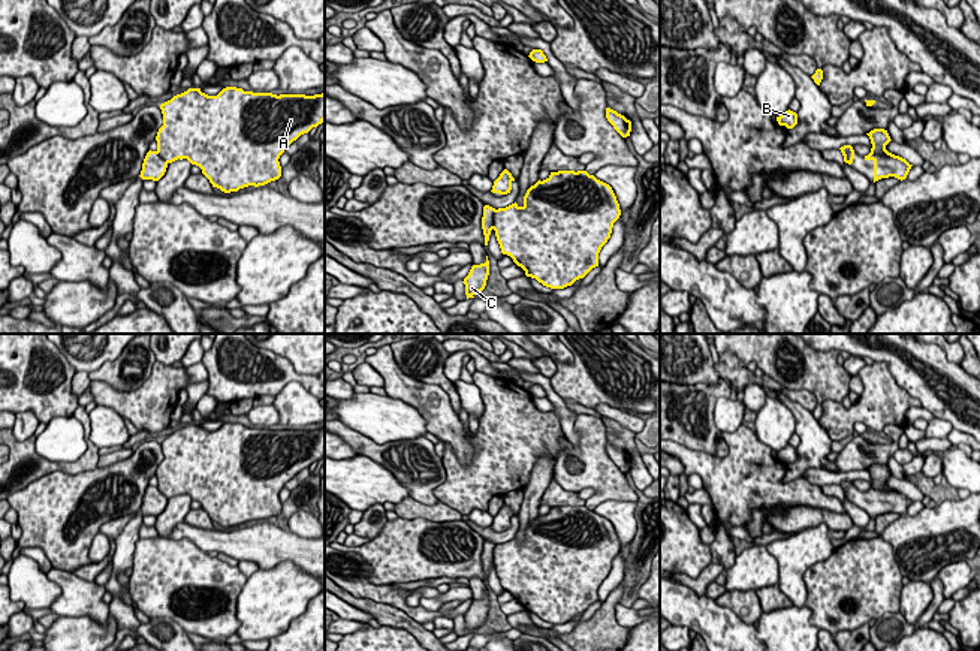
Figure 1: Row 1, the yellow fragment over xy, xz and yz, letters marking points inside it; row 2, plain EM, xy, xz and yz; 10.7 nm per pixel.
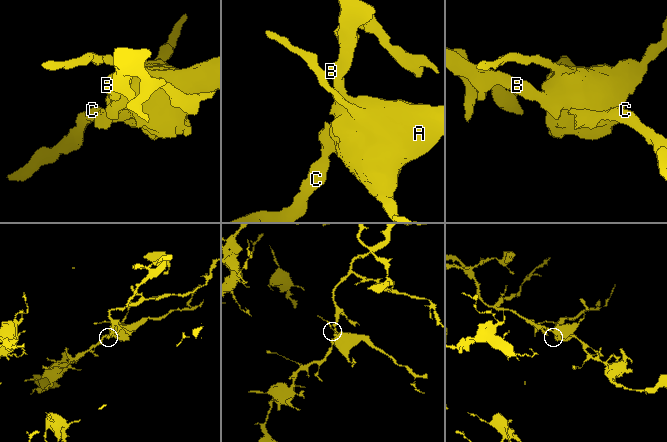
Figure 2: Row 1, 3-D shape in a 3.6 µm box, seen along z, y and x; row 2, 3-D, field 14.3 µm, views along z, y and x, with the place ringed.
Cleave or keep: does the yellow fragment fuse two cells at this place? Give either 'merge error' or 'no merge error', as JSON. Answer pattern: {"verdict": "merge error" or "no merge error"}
{"verdict": "no merge error"}

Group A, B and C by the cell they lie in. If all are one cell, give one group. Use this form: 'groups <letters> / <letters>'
groups A B C

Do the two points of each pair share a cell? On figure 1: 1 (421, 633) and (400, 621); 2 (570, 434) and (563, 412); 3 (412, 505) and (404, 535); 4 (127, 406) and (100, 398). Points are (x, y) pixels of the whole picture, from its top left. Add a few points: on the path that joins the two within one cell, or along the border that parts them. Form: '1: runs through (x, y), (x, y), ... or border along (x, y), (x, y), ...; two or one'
1: runs through (416, 629), (404, 623); one
2: runs through (569, 428), (567, 418); one
3: border along (398, 517), (427, 518), (433, 523); two
4: runs through (121, 401), (106, 398); one

